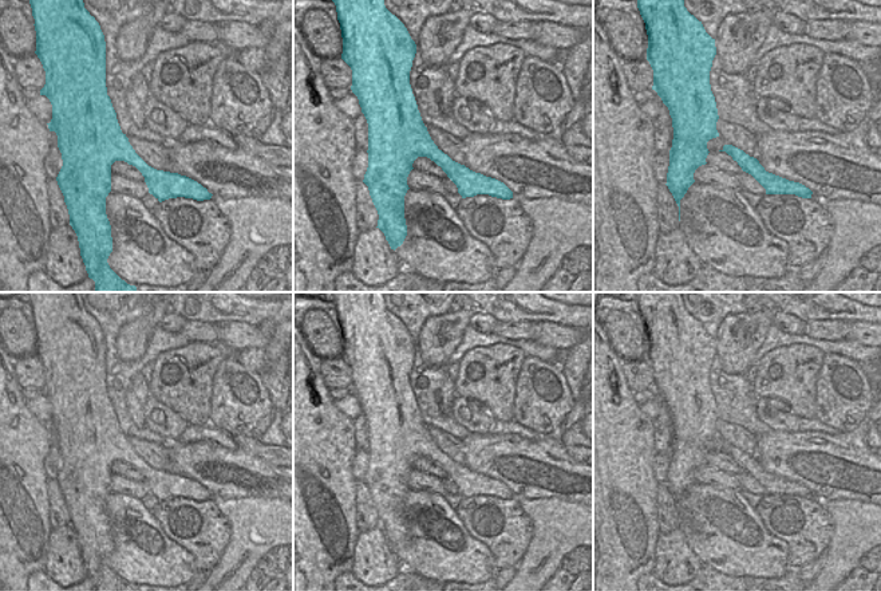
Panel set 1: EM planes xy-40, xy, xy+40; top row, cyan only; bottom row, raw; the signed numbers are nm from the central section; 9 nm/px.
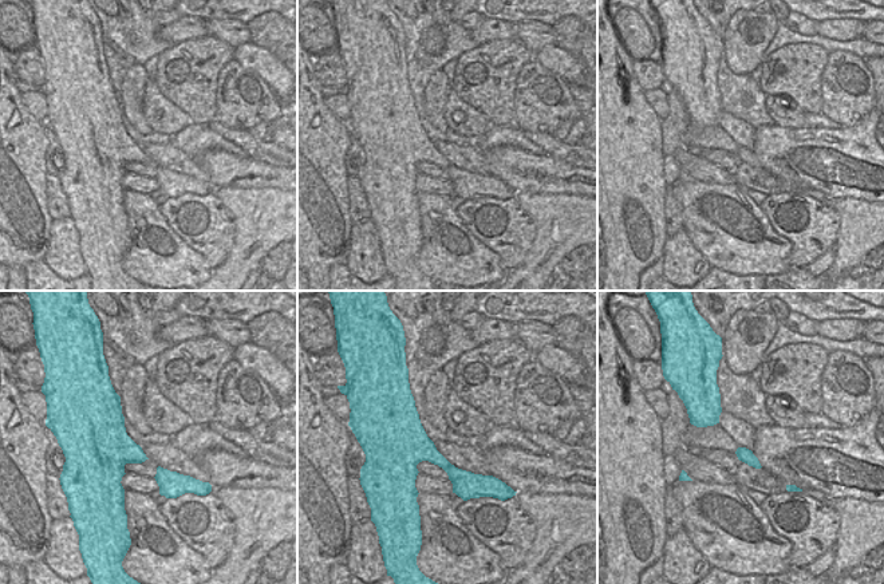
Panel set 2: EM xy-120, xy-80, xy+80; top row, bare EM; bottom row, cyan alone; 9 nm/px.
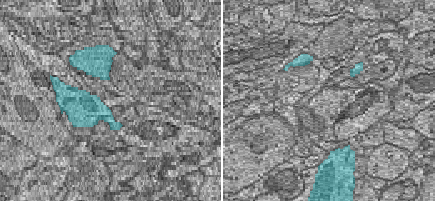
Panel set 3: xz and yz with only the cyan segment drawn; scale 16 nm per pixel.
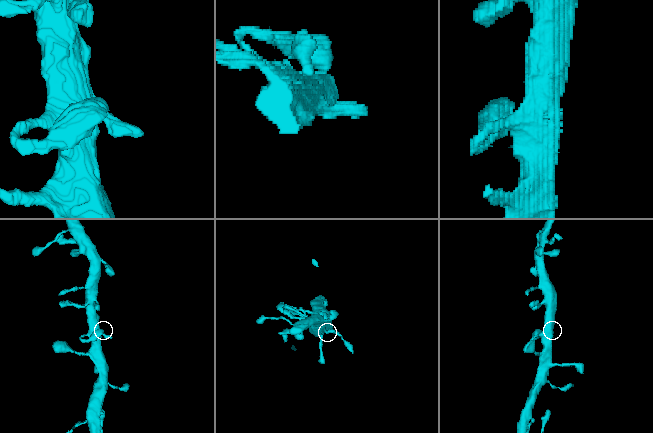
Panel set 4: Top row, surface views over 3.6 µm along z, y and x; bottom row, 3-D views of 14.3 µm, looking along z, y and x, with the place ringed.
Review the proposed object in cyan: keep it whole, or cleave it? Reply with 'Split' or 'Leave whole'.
Leave whole

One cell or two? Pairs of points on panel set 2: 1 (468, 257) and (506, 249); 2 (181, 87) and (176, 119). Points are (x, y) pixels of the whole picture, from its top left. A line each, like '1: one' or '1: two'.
1: two
2: two

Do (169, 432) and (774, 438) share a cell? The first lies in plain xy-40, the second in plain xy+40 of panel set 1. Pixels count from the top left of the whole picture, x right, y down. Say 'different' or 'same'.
different

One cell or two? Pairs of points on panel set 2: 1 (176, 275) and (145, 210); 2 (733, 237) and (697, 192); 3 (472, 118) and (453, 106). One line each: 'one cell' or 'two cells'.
1: one cell
2: one cell
3: one cell

